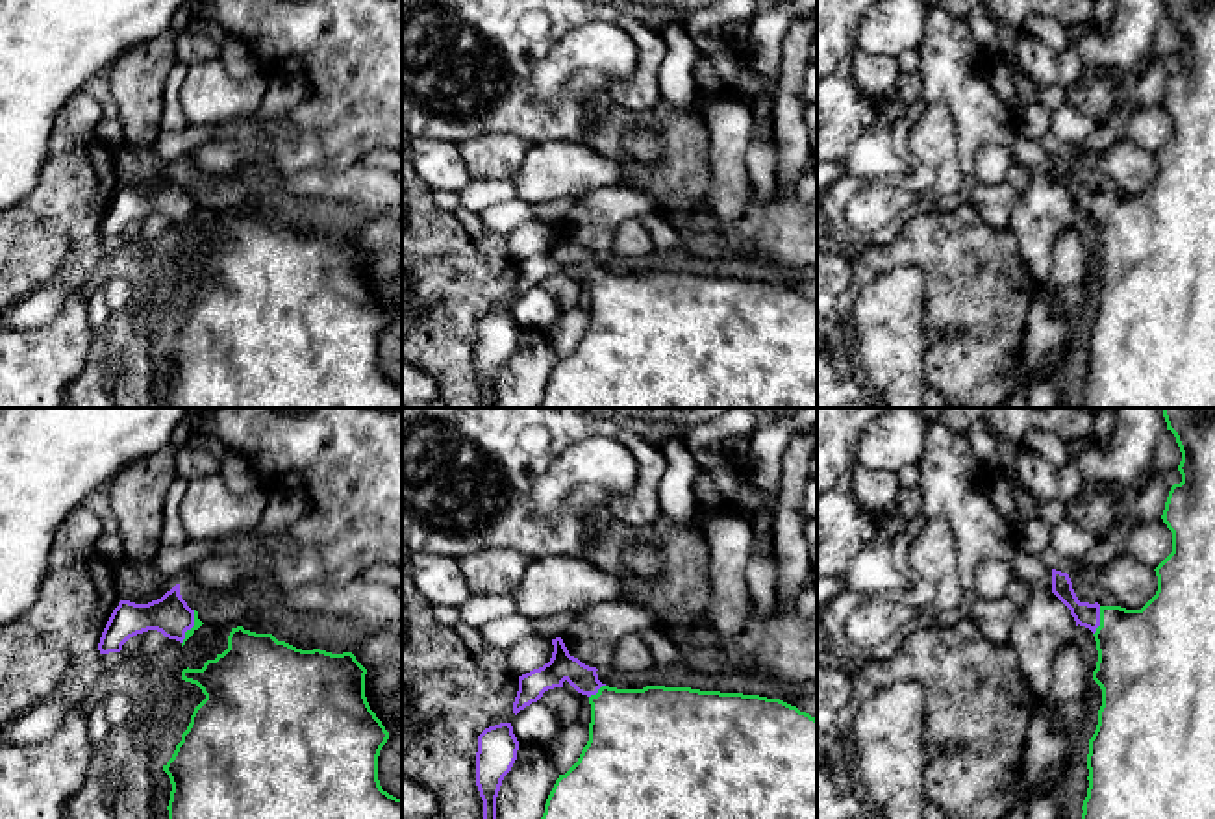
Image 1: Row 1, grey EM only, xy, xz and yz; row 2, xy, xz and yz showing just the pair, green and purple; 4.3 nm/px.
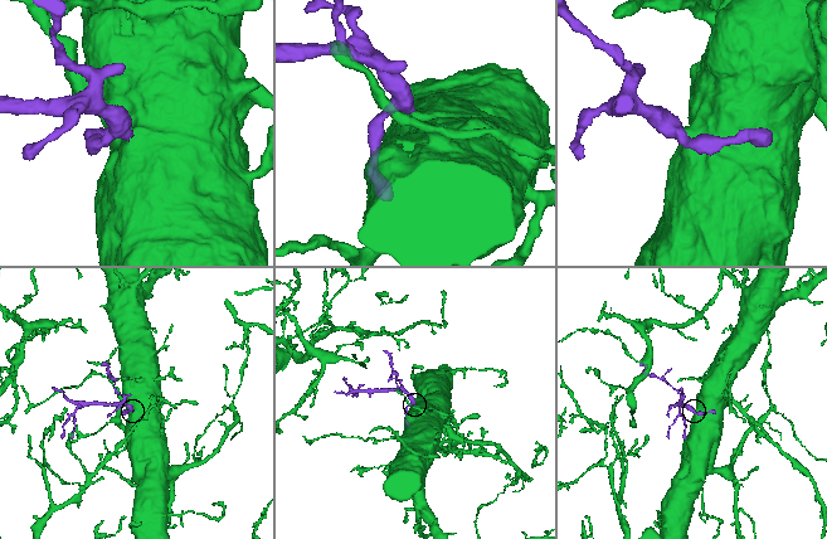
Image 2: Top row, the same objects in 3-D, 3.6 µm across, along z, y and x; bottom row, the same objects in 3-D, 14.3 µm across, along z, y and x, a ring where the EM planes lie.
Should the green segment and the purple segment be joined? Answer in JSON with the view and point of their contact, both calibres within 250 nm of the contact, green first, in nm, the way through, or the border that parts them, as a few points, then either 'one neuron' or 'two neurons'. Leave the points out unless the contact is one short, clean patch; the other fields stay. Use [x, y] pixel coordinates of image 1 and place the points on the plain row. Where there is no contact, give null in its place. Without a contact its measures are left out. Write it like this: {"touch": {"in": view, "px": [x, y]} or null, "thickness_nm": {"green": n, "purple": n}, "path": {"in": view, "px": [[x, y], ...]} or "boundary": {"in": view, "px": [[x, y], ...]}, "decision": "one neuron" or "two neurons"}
{"touch": {"in": "yz", "px": [1101, 206]}, "thickness_nm": {"green": 420, "purple": 100}, "path": {"in": "yz", "px": [[1145, 241], [1114, 212], [1101, 206], [1084, 199]]}, "decision": "one neuron"}

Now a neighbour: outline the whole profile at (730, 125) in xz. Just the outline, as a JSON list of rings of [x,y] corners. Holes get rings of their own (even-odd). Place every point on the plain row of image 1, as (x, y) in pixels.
[[[717,96],[708,102],[704,122],[711,150],[711,209],[720,224],[732,224],[754,196],[745,158],[756,119],[733,96]]]

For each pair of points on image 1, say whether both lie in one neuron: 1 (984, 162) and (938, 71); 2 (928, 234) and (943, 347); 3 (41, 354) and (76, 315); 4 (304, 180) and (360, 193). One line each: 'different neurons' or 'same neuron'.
1: different neurons
2: same neuron
3: same neuron
4: same neuron

